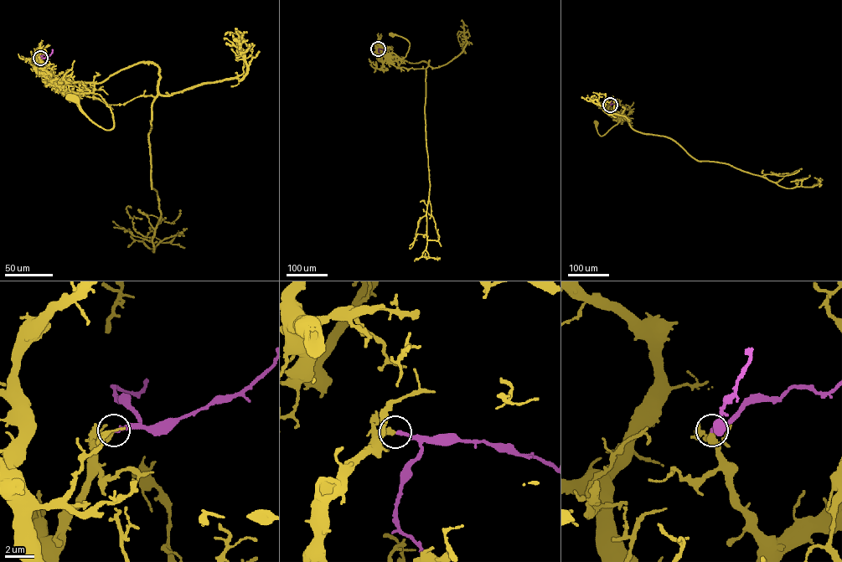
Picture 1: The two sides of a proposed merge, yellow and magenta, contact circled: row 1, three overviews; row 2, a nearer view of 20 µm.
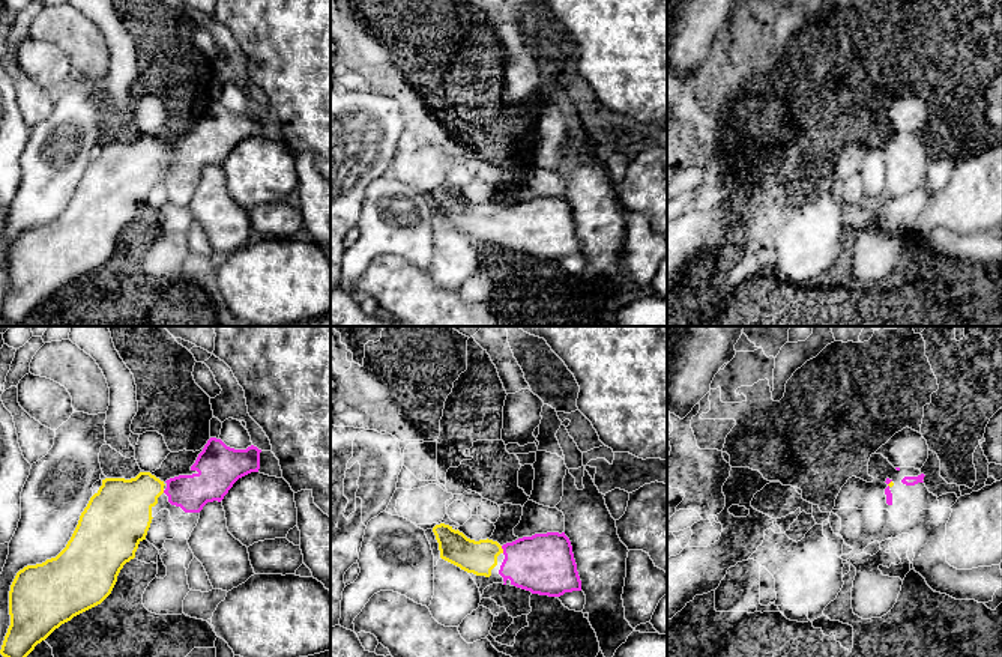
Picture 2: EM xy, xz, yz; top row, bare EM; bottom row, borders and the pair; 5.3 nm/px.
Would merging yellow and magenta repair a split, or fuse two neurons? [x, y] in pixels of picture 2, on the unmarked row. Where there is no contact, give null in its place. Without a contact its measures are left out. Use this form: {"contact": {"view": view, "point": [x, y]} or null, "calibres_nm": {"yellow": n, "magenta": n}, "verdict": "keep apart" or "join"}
{"contact": {"view": "xz", "point": [502, 212]}, "calibres_nm": {"yellow": 180, "magenta": 320}, "verdict": "join"}

